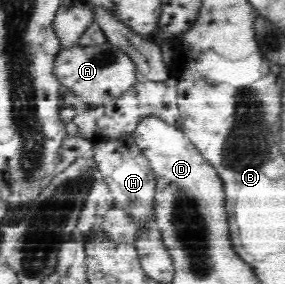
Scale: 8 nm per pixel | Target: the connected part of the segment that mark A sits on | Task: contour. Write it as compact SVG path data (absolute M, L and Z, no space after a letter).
M109 42L101 44L101 46L79 47L73 51L61 50L56 58L55 73L62 84L74 91L78 97L91 100L92 104L99 104L99 106L121 96L139 78L134 60Z

